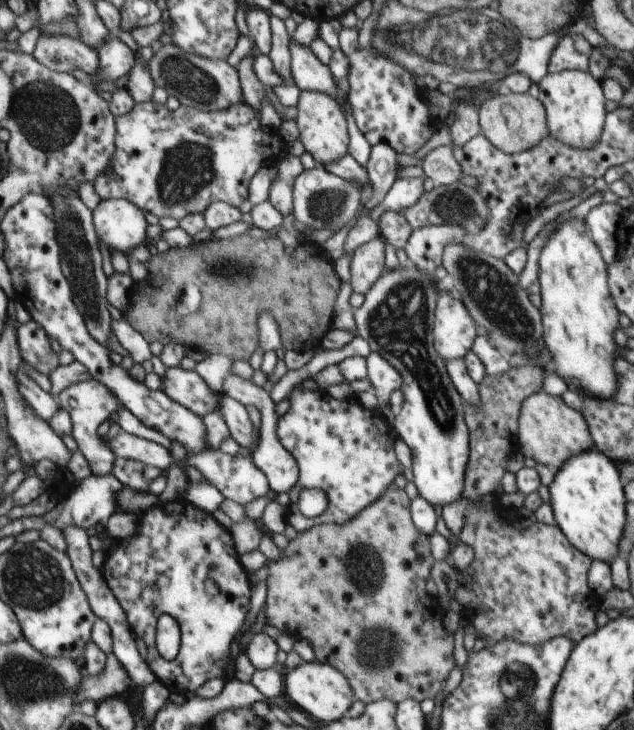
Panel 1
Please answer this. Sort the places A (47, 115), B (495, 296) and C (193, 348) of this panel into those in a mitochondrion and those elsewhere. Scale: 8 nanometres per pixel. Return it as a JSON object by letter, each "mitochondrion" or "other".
{"A":"mitochondrion","B":"mitochondrion","C":"other"}

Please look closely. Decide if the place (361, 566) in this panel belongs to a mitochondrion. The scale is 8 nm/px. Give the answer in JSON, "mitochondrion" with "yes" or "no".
{"mitochondrion":"yes"}

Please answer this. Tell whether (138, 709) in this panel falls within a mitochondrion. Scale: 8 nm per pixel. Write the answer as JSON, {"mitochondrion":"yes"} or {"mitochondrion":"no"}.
{"mitochondrion":"no"}

